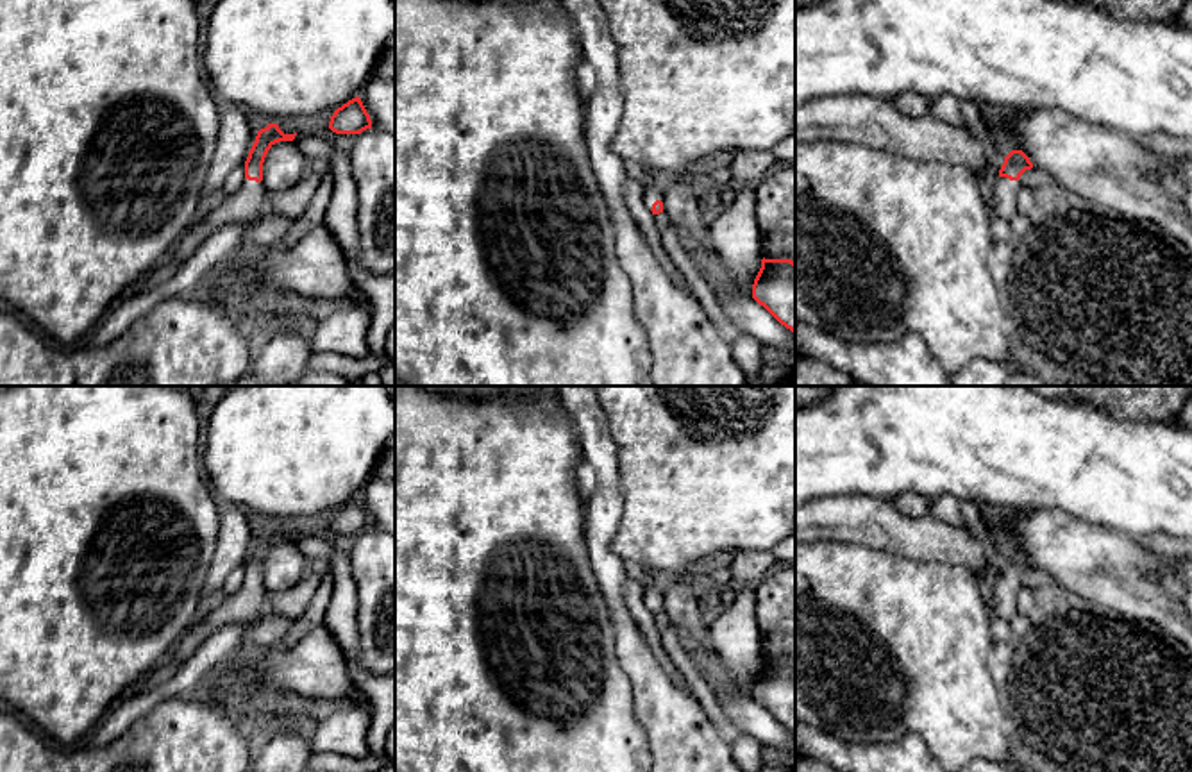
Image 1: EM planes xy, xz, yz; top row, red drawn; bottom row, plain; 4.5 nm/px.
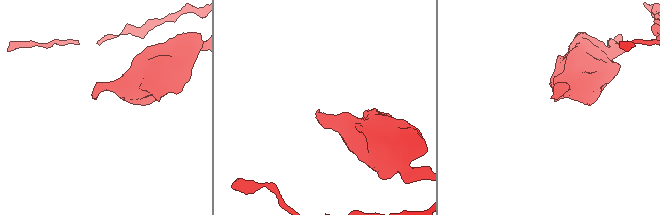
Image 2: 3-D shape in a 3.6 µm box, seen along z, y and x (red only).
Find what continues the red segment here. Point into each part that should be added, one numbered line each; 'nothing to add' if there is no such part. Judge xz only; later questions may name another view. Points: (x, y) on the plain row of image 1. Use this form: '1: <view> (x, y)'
1: xz (651, 594)

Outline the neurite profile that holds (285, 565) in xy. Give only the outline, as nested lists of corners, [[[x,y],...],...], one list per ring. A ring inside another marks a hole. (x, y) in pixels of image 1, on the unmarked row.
[[[293,541],[272,545],[263,563],[263,584],[268,593],[286,592],[297,583],[309,579],[315,565]]]

